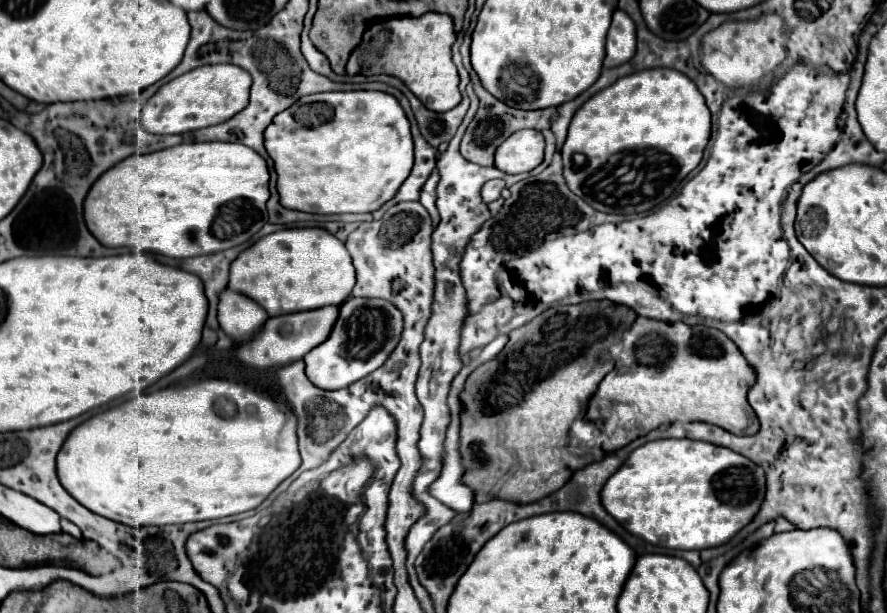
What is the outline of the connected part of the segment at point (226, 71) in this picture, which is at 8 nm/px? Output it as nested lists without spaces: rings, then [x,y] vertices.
[[[214,64],[190,70],[164,84],[146,104],[142,128],[150,134],[186,134],[222,124],[248,106],[252,78],[240,66]]]

